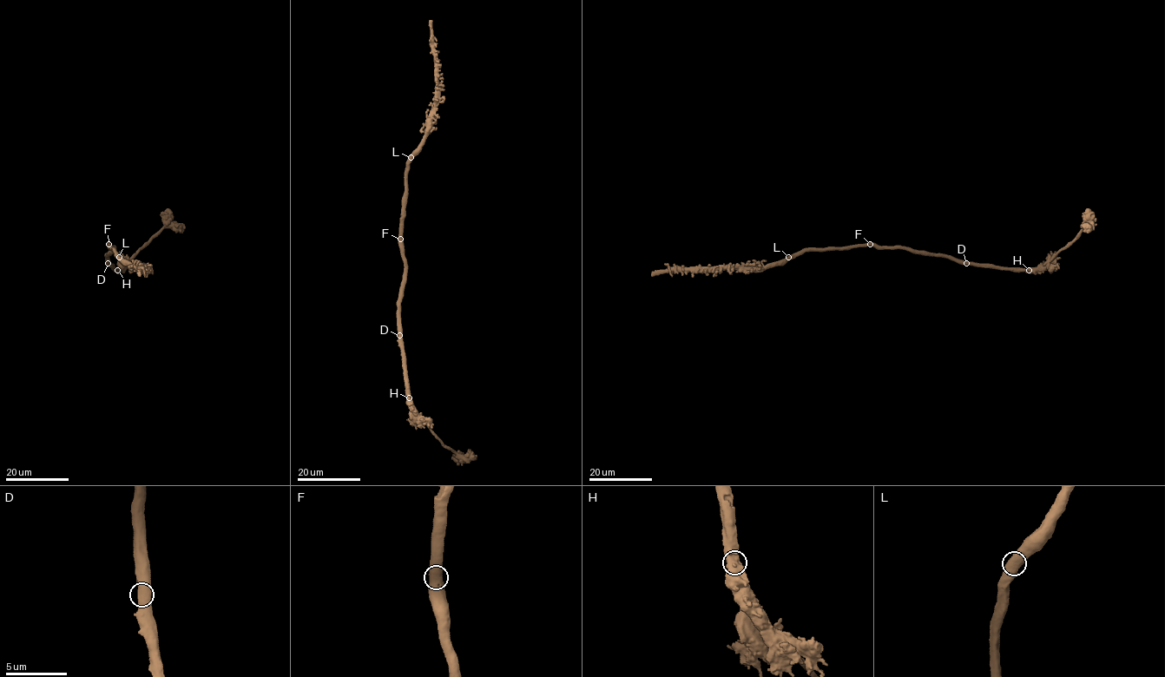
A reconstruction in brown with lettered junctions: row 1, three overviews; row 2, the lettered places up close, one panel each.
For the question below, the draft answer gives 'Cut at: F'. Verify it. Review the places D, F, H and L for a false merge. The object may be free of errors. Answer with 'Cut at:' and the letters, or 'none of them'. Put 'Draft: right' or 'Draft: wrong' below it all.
Cut at: none of them
Draft: wrong

